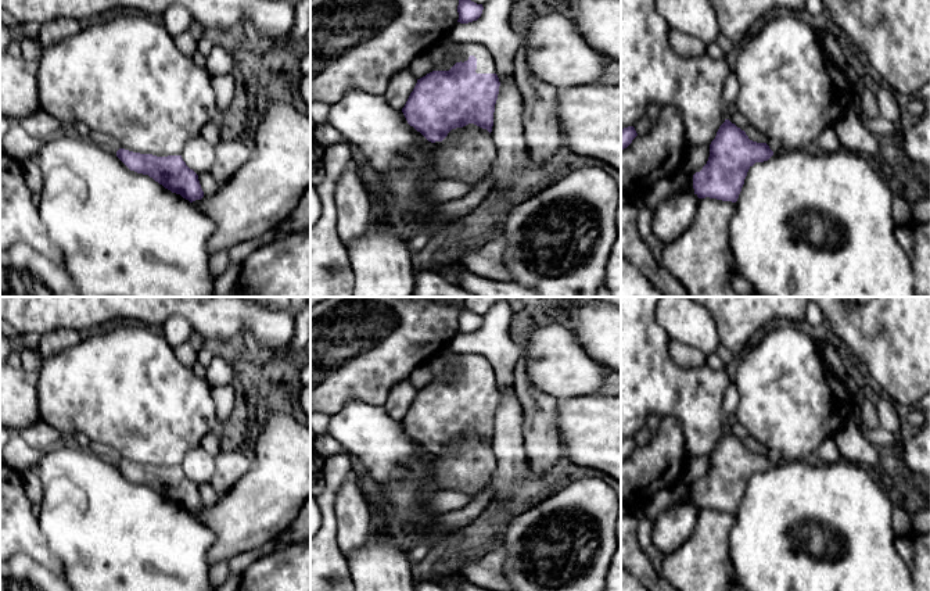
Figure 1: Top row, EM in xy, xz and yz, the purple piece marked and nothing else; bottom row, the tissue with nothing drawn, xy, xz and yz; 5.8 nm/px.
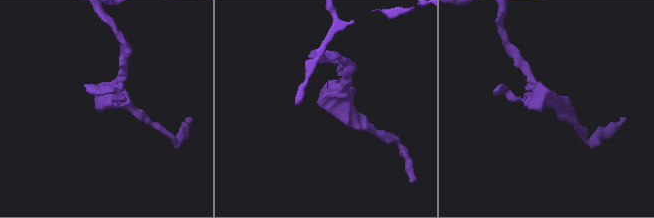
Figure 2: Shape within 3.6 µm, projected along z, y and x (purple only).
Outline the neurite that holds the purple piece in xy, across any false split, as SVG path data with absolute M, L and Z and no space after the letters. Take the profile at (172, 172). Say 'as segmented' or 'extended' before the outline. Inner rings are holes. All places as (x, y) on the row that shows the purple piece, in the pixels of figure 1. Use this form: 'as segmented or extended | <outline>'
as segmented | M119 148L116 157L130 171L148 175L165 189L180 194L190 203L204 197L198 175L186 165L182 155L157 157Z

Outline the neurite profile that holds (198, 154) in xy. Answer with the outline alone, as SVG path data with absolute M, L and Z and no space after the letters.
M201 136L188 140L180 155L186 165L197 175L209 172L215 162L213 146L205 142Z

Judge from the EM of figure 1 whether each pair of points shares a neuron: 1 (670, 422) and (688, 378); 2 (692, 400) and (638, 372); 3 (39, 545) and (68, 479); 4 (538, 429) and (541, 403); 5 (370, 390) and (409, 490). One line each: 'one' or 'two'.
1: two
2: one
3: two
4: one
5: two

